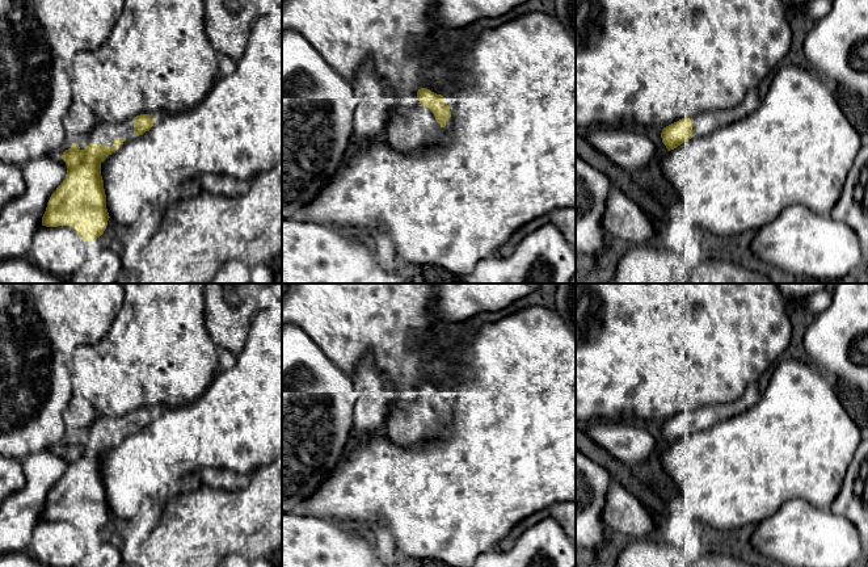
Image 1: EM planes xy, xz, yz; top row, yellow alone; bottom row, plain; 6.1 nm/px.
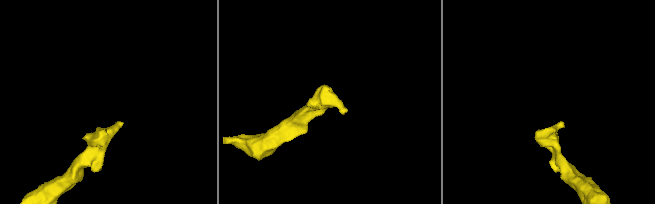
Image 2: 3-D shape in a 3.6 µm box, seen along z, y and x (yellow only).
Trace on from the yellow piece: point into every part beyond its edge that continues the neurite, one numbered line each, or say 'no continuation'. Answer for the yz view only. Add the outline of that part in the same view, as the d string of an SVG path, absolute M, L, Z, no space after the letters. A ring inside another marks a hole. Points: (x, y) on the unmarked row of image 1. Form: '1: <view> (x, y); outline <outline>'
1: yz (703, 419); outline M754 382L745 388L742 396L736 402L708 406L695 411L692 417L692 429L695 432L707 430L722 420L746 412L760 399L760 395L759 385L758 382Z

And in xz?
1: xz (412, 427); outline M391 398L383 432L392 442L414 450L430 440L444 436L446 427L429 402L420 399L403 408Z

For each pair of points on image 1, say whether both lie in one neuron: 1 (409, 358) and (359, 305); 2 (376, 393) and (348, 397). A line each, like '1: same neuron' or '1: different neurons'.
1: same neuron
2: different neurons

